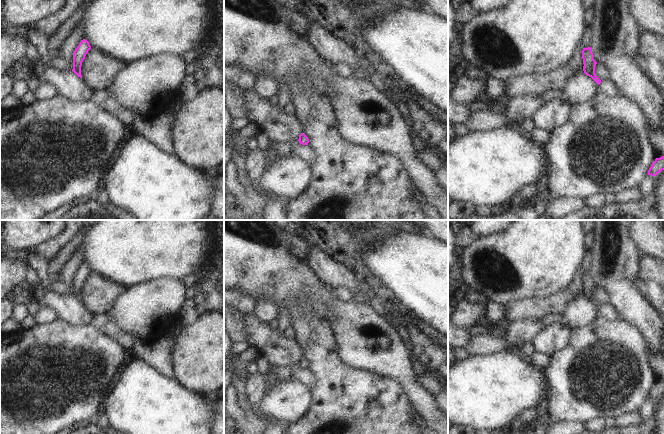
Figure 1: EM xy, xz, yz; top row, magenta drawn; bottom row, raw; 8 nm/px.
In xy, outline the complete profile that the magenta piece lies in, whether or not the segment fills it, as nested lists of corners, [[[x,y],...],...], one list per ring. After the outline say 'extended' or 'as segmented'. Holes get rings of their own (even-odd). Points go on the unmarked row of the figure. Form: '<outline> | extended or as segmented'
[[[85,263],[81,264],[77,272],[73,277],[73,293],[72,295],[80,302],[82,286],[85,283],[86,278],[91,273],[89,266]]] | as segmented

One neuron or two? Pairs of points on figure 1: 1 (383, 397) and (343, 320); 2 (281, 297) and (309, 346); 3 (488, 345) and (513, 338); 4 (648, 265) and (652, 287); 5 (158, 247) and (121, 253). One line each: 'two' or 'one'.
1: two
2: two
3: one
4: one
5: one

